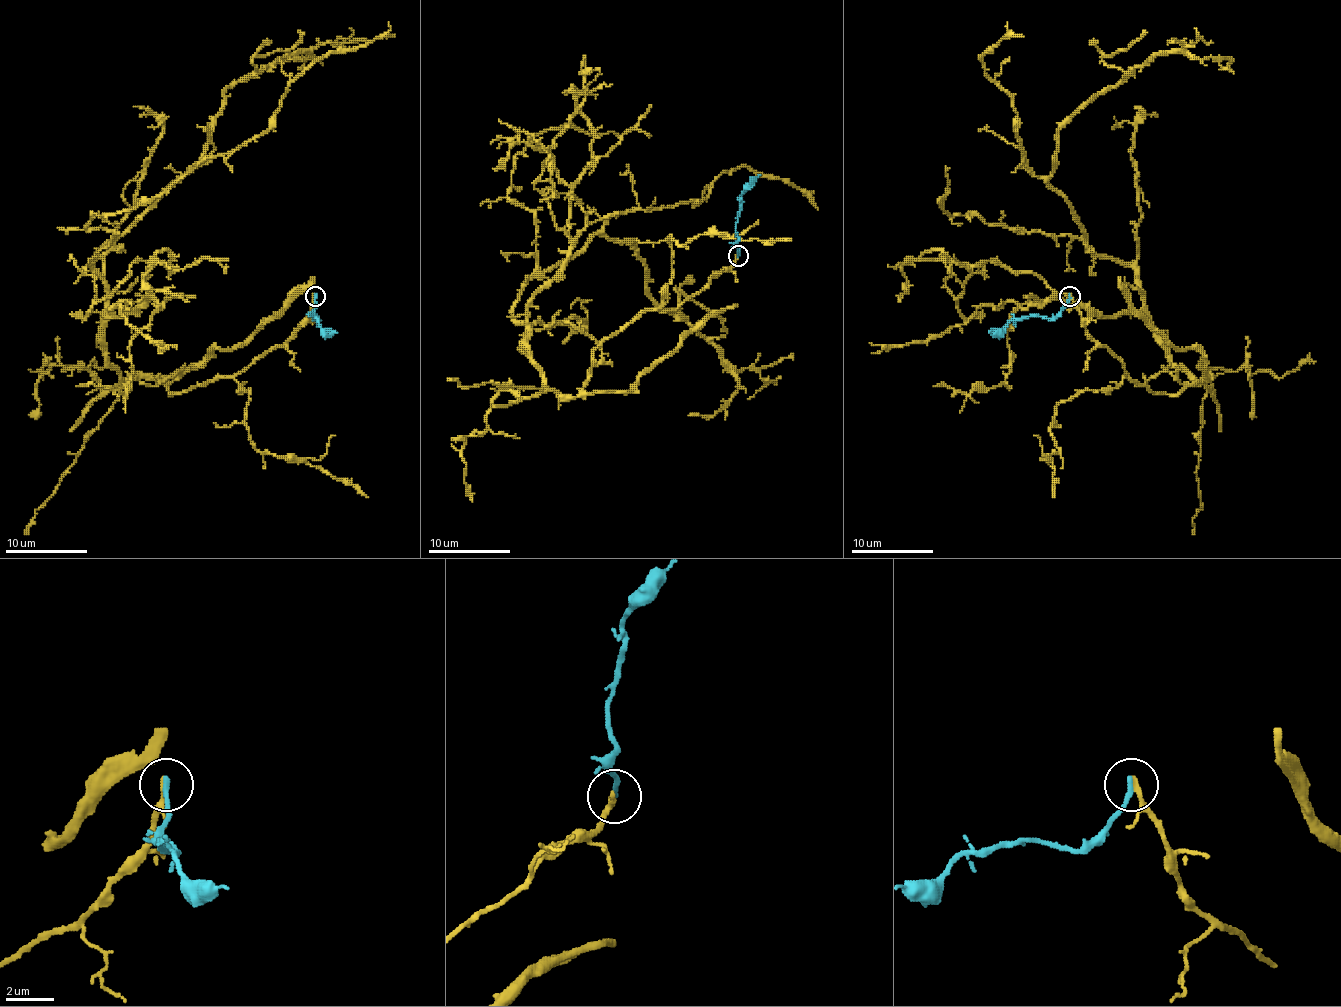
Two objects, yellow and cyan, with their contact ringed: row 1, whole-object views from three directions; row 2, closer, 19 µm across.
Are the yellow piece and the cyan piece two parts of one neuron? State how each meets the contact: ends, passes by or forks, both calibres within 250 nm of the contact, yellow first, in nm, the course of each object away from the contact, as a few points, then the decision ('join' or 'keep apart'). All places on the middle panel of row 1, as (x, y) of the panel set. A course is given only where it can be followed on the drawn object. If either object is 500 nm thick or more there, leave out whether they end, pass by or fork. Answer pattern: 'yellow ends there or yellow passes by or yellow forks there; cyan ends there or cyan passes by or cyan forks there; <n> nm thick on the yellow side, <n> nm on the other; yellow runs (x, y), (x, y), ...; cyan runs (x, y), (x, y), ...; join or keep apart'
yellow ends there; cyan ends there; 240 nm thick on the yellow side, 240 nm on the other; yellow runs (737, 255), (606, 339), (575, 397), (528, 356), (521, 286), (596, 234), (633, 243), (737, 382), (688, 415); cyan runs (737, 255), (735, 236), (739, 195), (760, 175); join

